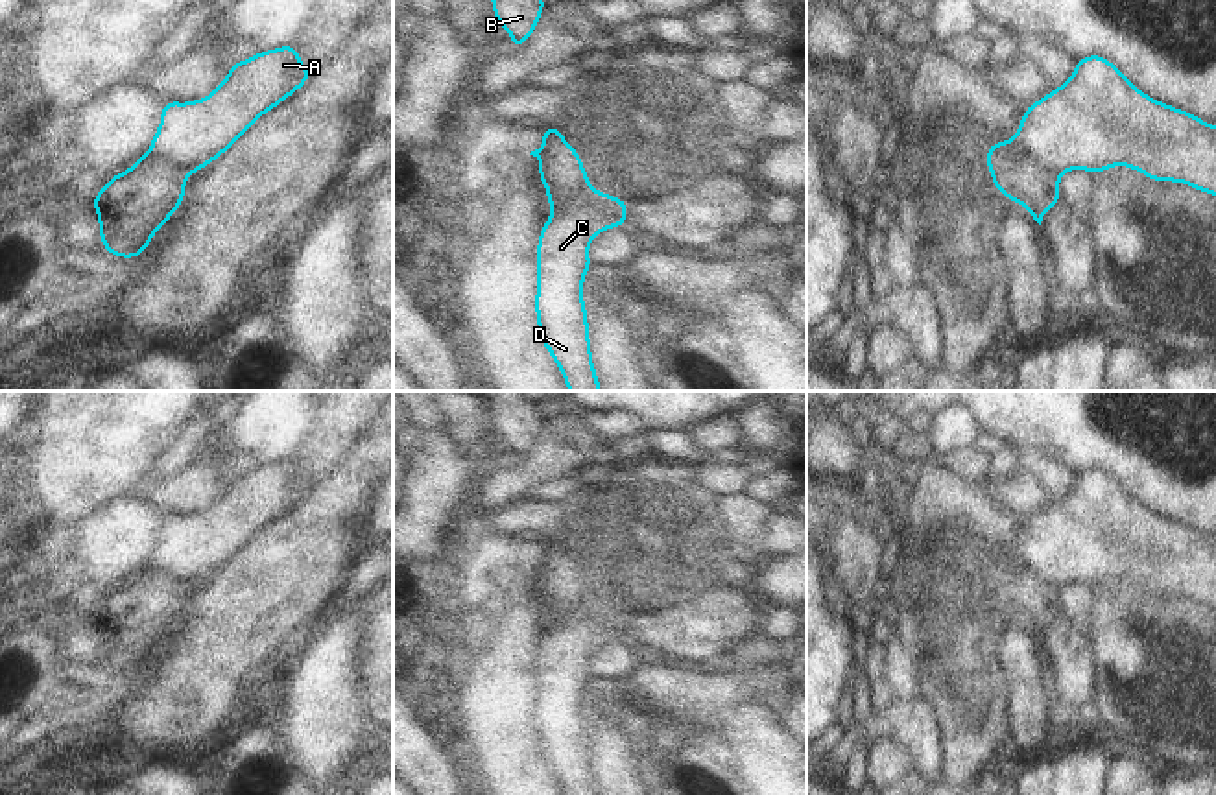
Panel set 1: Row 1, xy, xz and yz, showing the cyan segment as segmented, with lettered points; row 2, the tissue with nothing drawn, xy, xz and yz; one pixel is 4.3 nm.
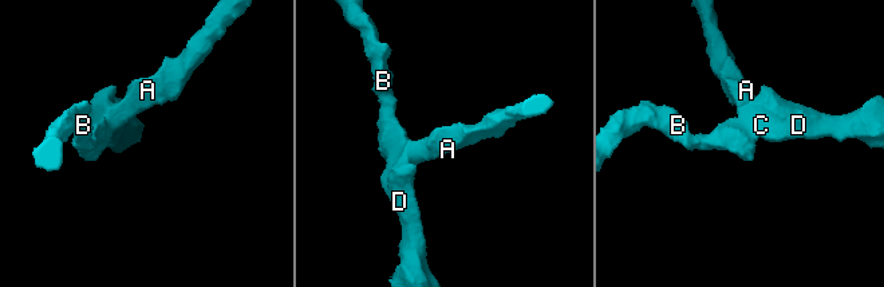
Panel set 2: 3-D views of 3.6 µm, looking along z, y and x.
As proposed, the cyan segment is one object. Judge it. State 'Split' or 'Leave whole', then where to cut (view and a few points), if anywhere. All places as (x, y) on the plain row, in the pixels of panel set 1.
Split. Split along xz (595, 602), (580, 620), (552, 626)

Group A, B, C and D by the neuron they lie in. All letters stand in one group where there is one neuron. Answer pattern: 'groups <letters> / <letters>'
groups A C D / B

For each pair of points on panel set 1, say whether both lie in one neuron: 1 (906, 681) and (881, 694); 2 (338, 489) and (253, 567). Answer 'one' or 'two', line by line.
1: two
2: one

